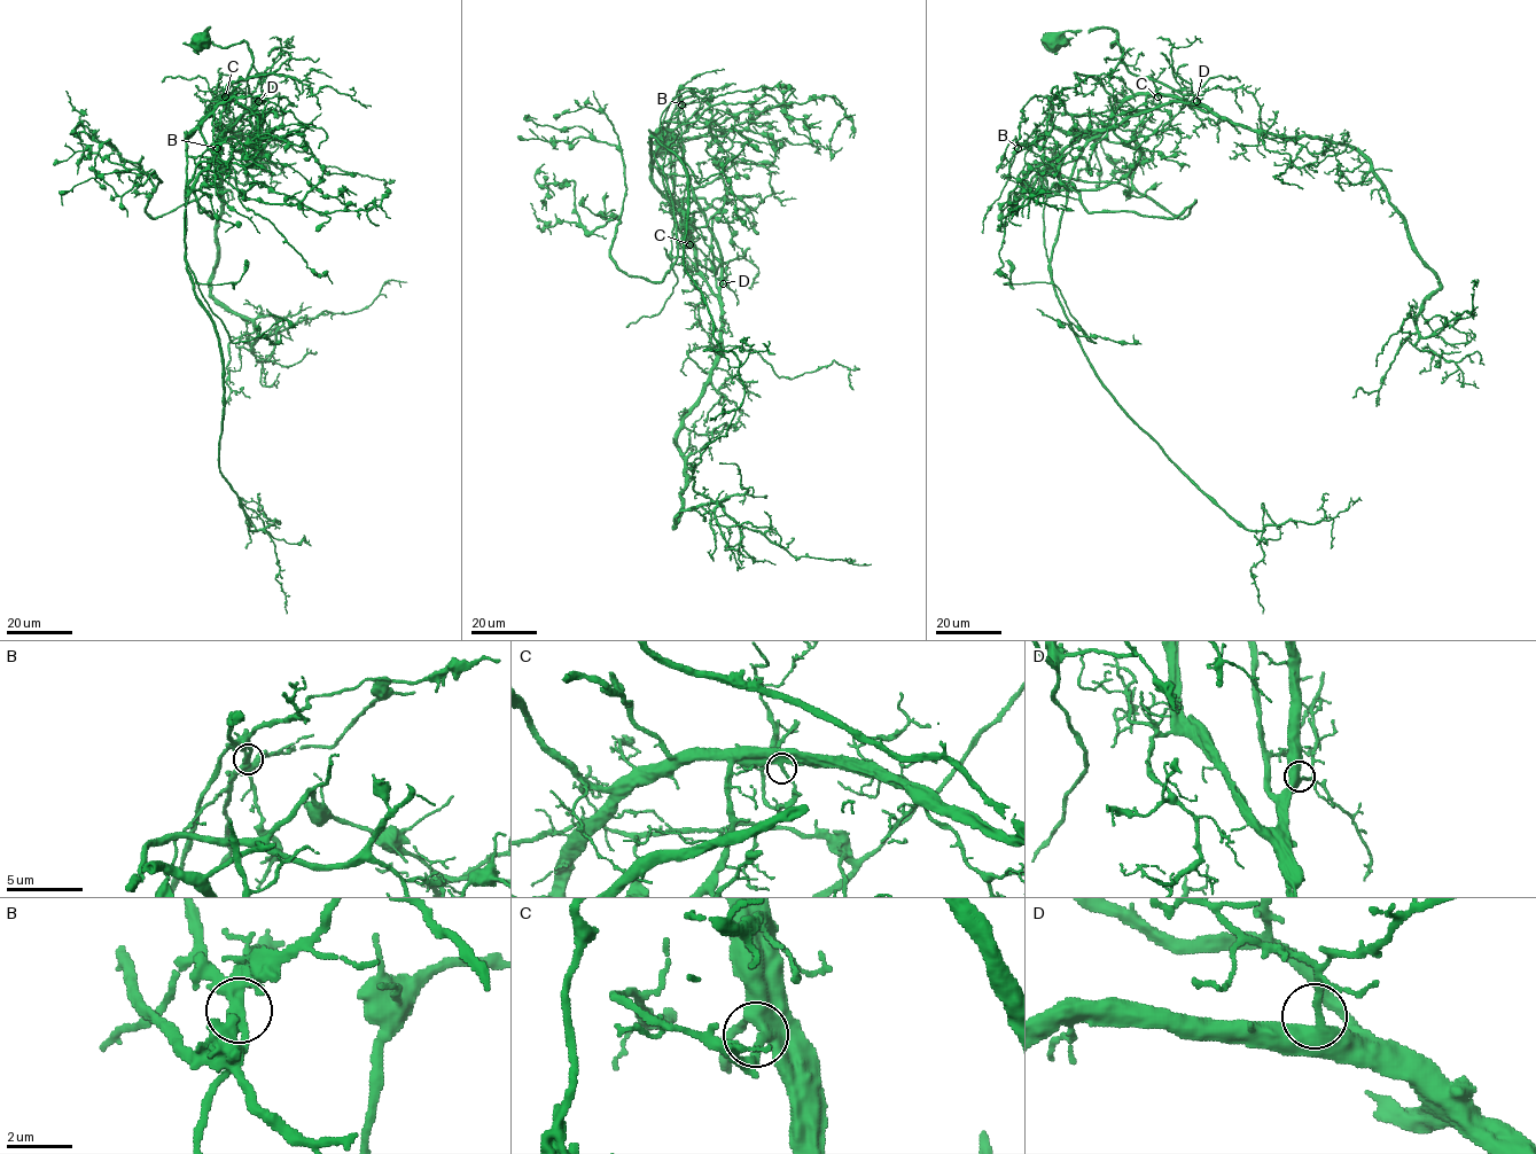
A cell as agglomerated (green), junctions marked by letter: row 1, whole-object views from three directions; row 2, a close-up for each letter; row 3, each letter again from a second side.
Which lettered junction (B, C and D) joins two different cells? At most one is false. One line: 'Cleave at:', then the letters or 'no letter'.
Cleave at: B

